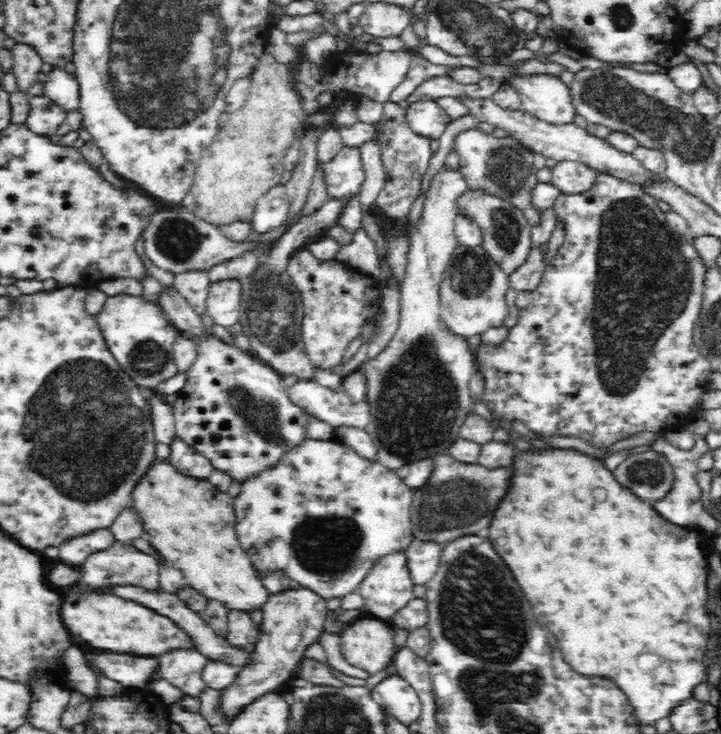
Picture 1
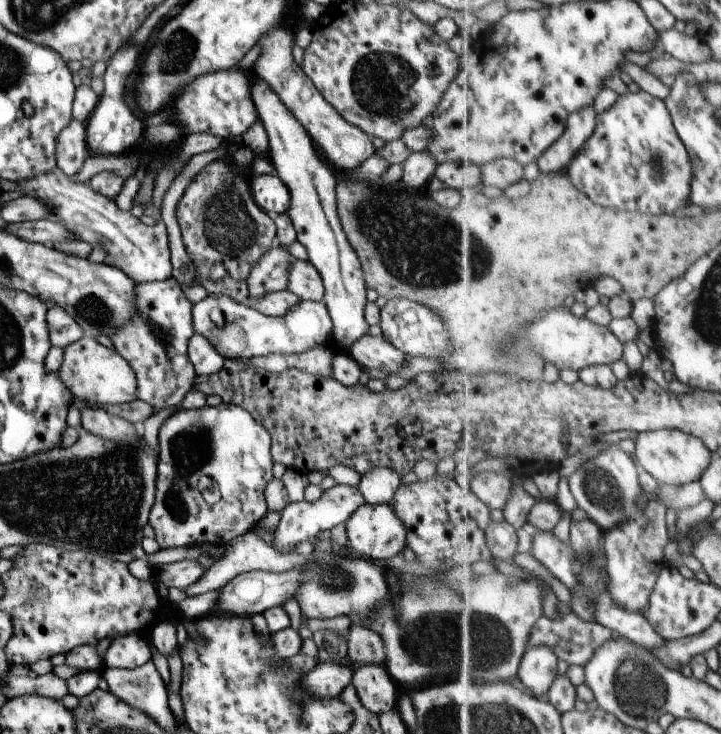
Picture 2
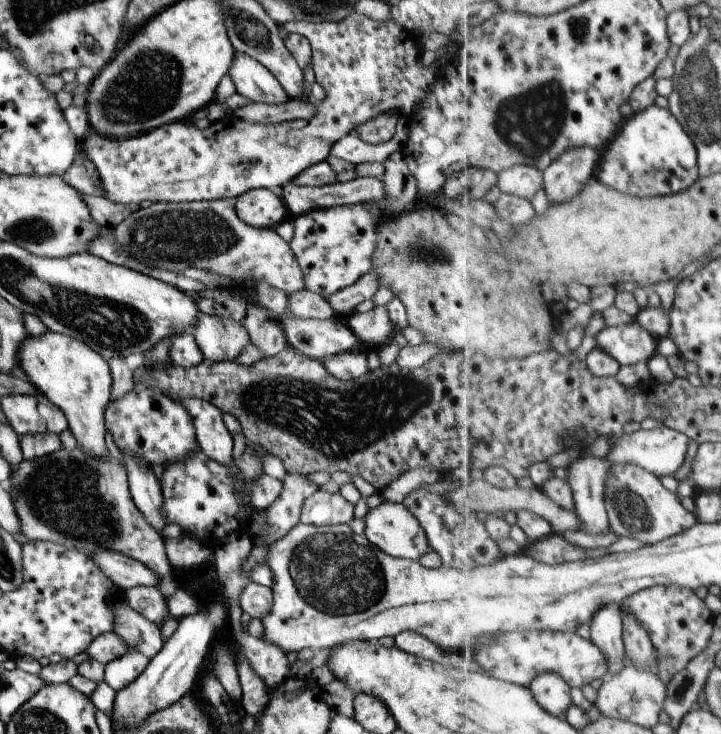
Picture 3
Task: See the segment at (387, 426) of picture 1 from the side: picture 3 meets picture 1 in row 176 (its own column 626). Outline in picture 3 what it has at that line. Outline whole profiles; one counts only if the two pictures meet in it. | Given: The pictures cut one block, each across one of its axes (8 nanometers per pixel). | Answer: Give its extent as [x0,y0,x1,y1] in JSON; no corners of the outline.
[607,426,689,475]

